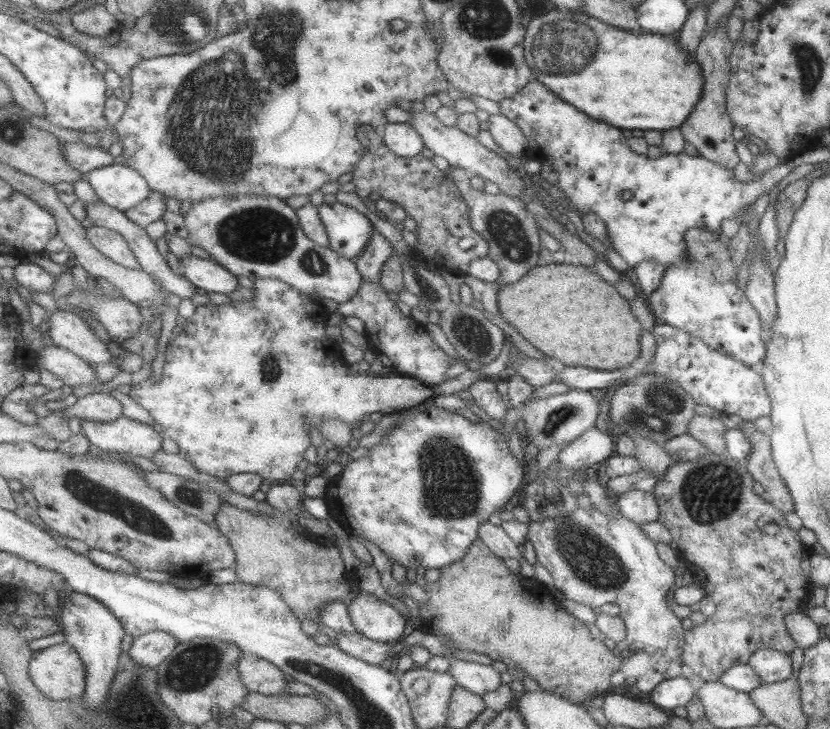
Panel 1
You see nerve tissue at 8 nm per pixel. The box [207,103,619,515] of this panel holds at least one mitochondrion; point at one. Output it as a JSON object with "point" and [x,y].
{"point":[264,235]}

